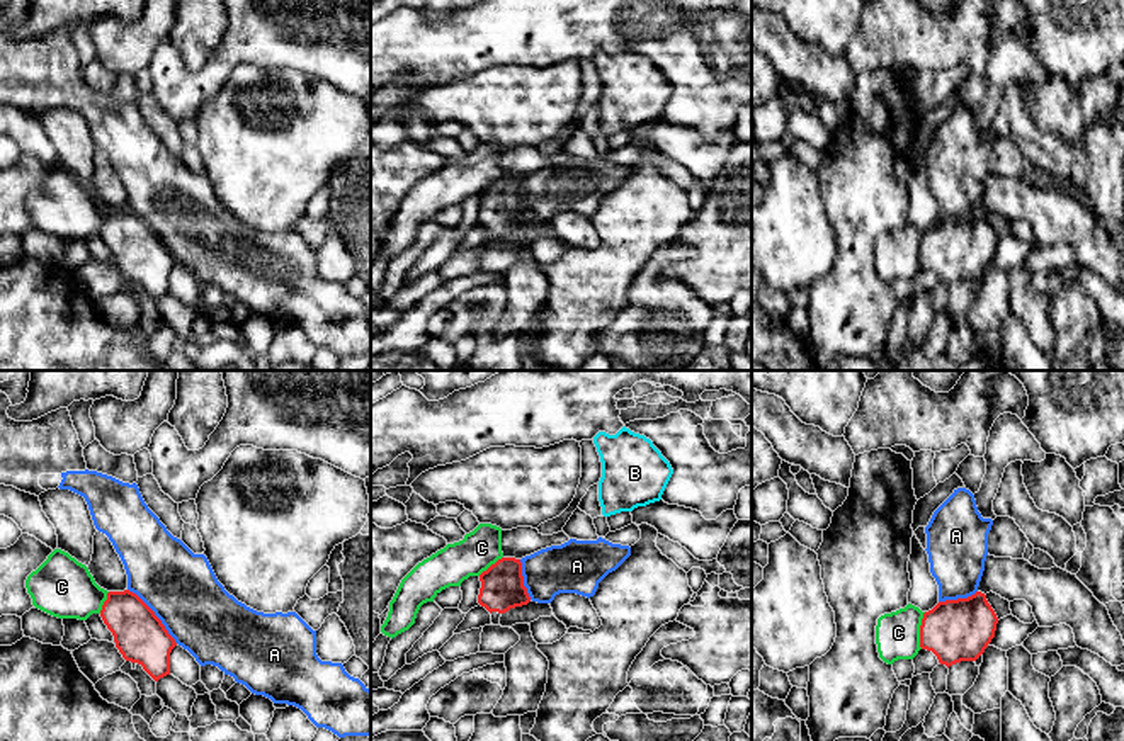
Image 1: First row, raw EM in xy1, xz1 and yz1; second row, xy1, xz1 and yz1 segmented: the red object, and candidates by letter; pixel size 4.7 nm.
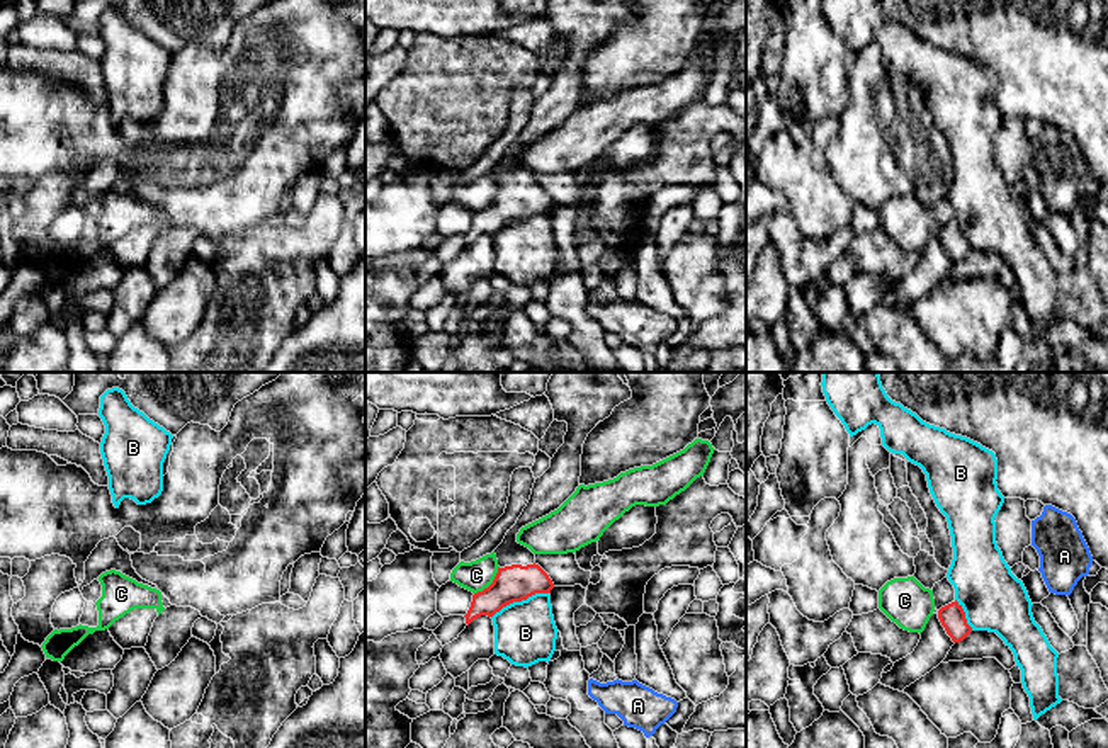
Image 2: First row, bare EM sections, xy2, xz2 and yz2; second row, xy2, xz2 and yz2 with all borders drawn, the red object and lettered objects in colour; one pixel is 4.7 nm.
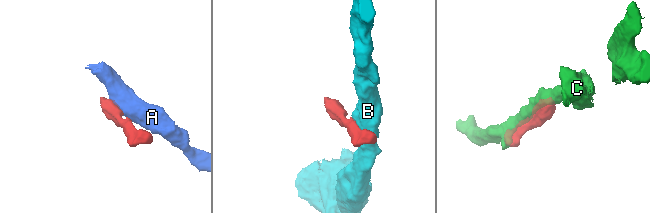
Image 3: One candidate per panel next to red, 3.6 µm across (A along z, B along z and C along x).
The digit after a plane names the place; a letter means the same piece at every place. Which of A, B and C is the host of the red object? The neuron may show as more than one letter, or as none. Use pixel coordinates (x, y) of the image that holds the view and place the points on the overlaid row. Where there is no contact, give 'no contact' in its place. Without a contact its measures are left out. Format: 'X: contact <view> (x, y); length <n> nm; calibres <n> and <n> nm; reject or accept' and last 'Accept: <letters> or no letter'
A: contact xy1 (155, 616); length 360 nm; calibres 240 and 340 nm; reject
B: contact xz2 (519, 600); length 300 nm; calibres 180 and 300 nm; reject
C: contact yz1 (920, 631); length 180 nm; calibres 300 and 200 nm; reject
Accept: no letter

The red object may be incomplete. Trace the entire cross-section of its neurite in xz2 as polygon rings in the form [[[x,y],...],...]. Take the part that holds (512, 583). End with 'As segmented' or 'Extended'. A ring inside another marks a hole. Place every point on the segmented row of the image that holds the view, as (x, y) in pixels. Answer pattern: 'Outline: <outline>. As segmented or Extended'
Outline: [[[552,372],[546,396],[552,405],[554,420],[568,423],[564,444],[551,459],[551,468],[535,479],[527,507],[495,549],[498,573],[488,588],[472,595],[464,615],[467,626],[481,615],[493,617],[513,602],[551,593],[552,580],[535,563],[535,554],[517,542],[517,534],[557,510],[576,491],[588,434],[608,418],[615,406],[630,400],[632,391],[617,372]]]. Extended

